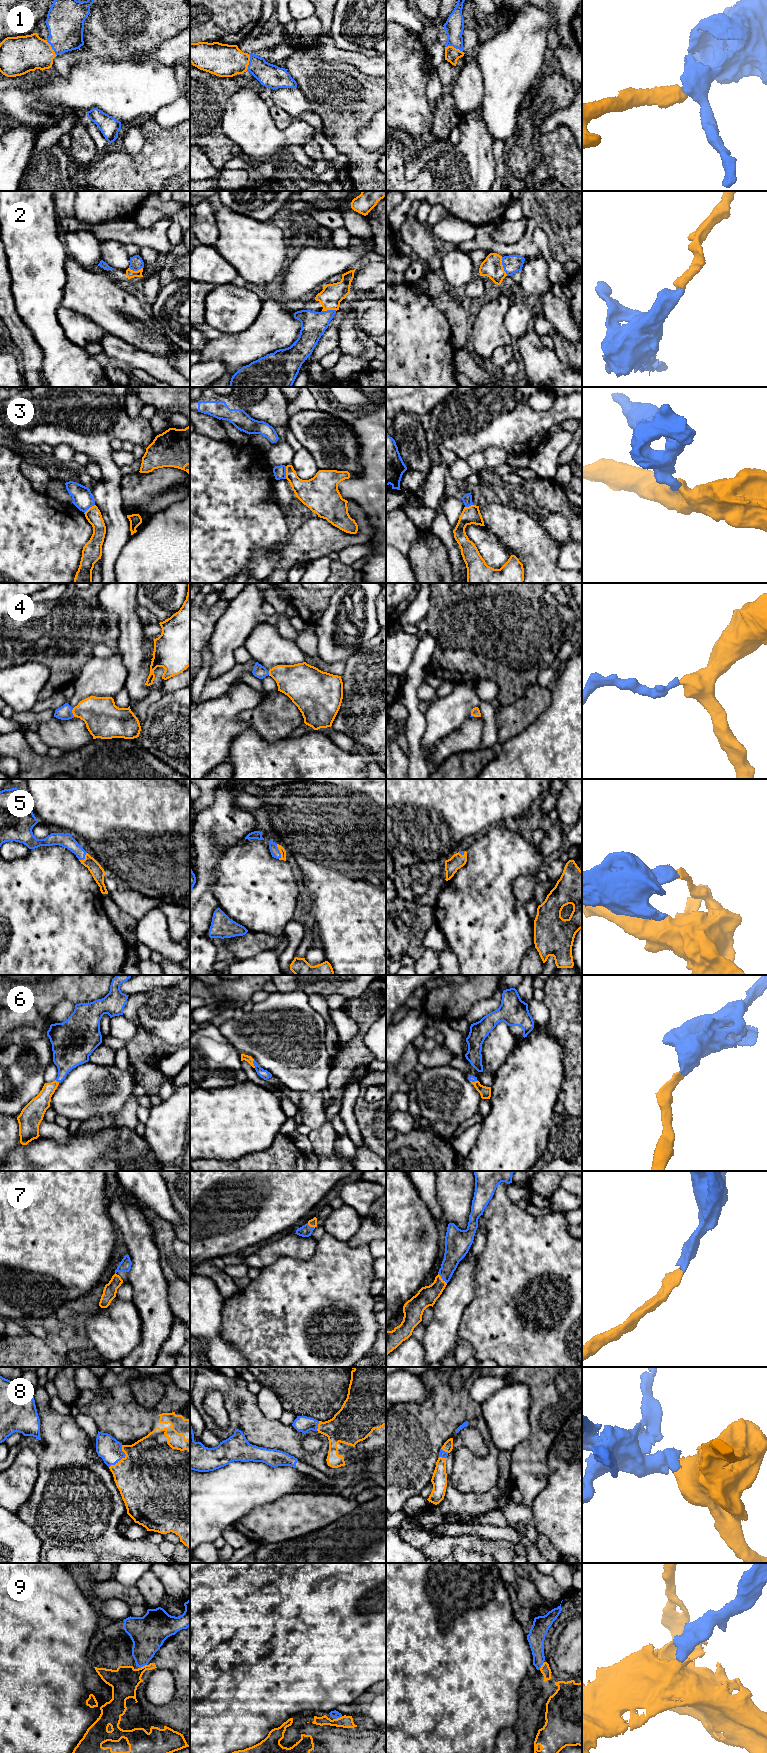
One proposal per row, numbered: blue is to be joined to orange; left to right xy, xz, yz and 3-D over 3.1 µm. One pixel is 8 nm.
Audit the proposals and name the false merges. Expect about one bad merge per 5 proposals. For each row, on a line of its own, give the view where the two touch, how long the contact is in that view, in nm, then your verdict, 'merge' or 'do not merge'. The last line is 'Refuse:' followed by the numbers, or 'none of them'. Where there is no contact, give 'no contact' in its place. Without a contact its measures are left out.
1: meets orange in yz; contact 150 nm long; merge
2: meets orange in yz; contact 160 nm long; merge
3: meets orange in xz; contact 100 nm long; do not merge
4: meets orange in xy; contact 70 nm long; merge
5: meets orange in xz; contact 120 nm long; merge
6: meets orange in xz; contact 70 nm long; merge
7: meets orange in yz; contact 110 nm long; merge
8: meets orange in xy; contact 220 nm long; merge
9: meets orange in xy; contact 70 nm long; merge
Refuse: 3

